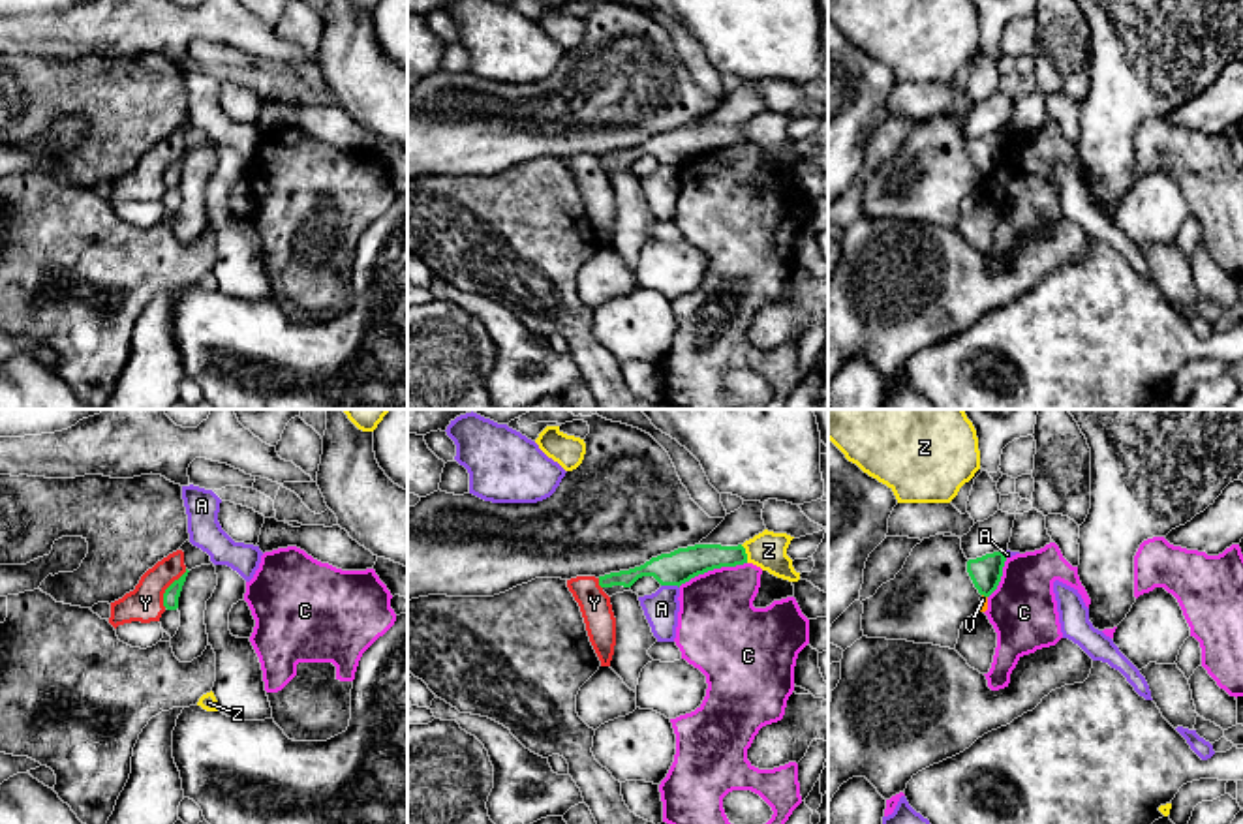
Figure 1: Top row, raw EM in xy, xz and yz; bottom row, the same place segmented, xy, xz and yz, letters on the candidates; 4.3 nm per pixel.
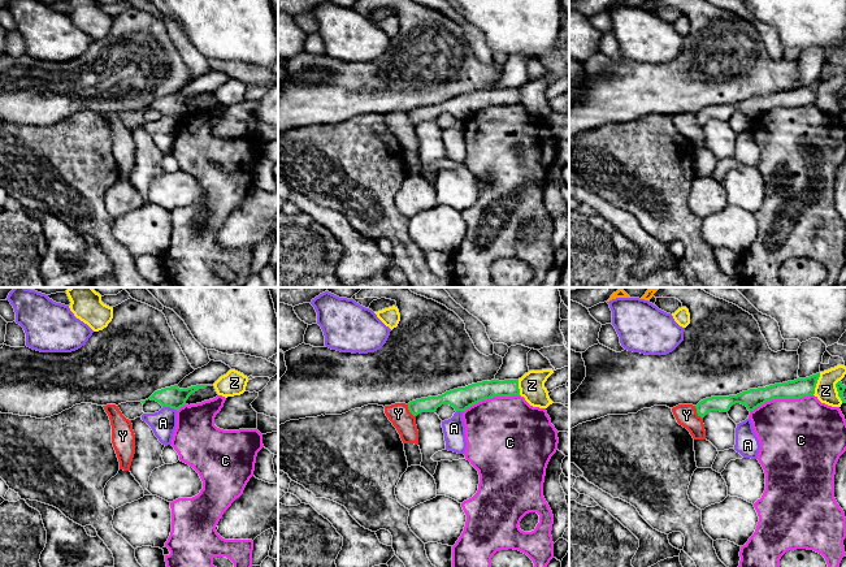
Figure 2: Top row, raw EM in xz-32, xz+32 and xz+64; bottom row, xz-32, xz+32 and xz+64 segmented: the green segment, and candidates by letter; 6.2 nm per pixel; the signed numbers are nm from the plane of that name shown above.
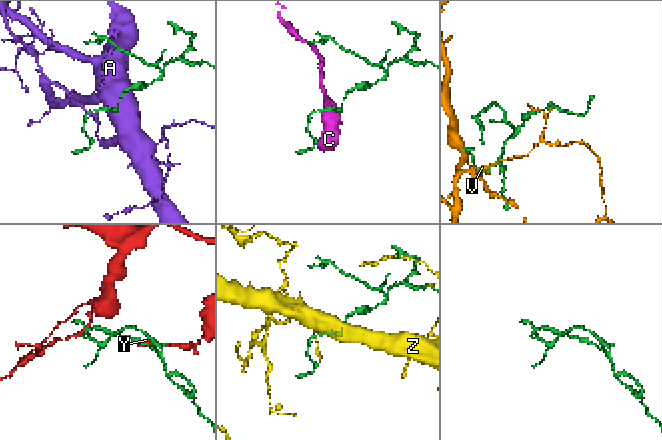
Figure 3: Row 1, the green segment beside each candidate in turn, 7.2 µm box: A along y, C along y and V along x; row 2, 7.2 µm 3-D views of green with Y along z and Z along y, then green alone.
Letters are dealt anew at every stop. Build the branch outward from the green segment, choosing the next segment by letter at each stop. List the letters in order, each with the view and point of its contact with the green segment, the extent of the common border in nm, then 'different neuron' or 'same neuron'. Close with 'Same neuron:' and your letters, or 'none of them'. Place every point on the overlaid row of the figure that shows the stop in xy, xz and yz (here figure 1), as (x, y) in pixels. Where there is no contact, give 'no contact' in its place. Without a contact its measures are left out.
A: xz (671, 584) | 80 nm | different neuron
C: xz (712, 569) | 320 nm | different neuron
V: yz (984, 595) | 30 nm | different neuron
Y: xy (168, 588) | 190 nm | different neuron
Z: xz (746, 554) | 90 nm | different neuron
Same neuron: none of them

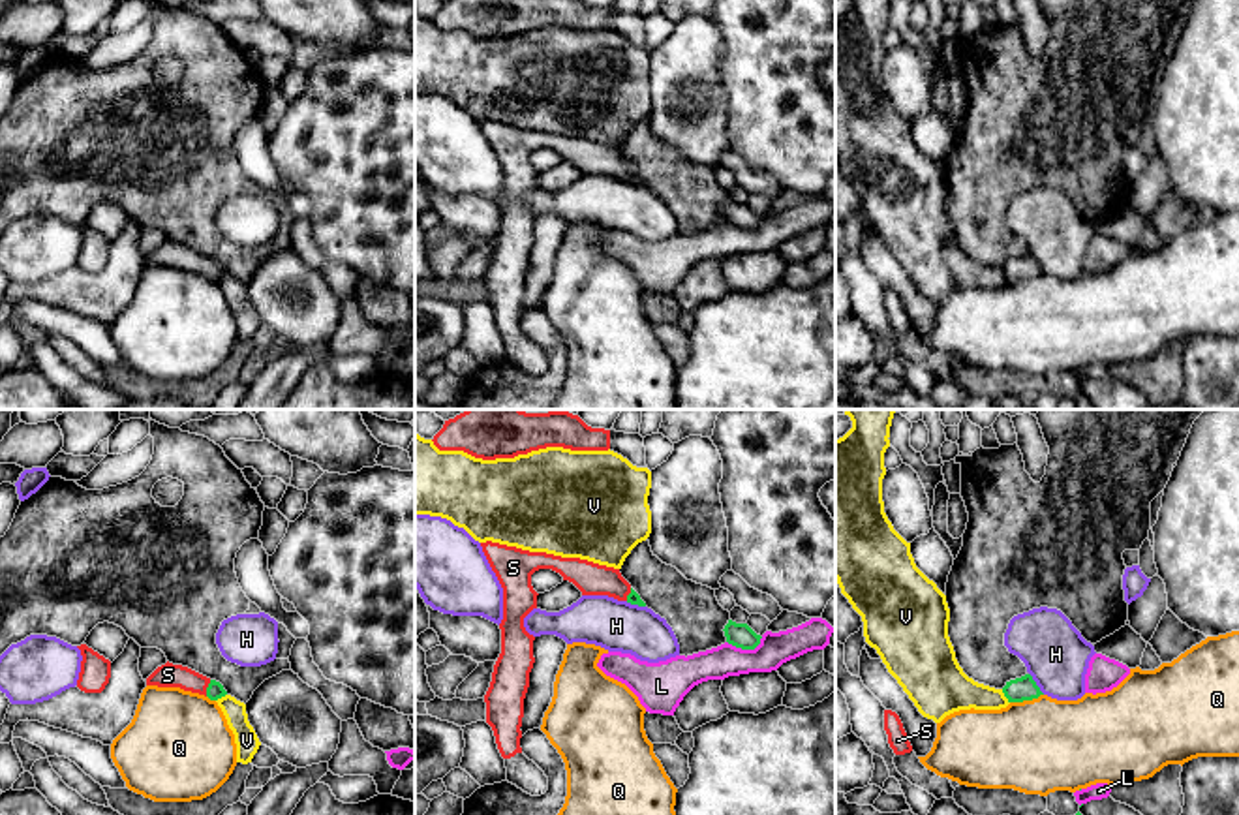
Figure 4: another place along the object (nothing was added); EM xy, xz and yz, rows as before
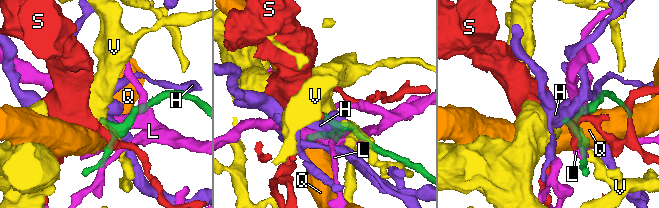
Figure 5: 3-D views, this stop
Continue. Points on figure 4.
H: yz (1035, 684) | 120 nm | different neuron
L: xz (746, 648) | 160 nm | different neuron
Q: yz (1025, 699) | 150 nm | different neuron
S: xy (207, 688) | 80 nm | same neuron
V: yz (1005, 695) | 70 nm | different neuron
Same neuron: S

